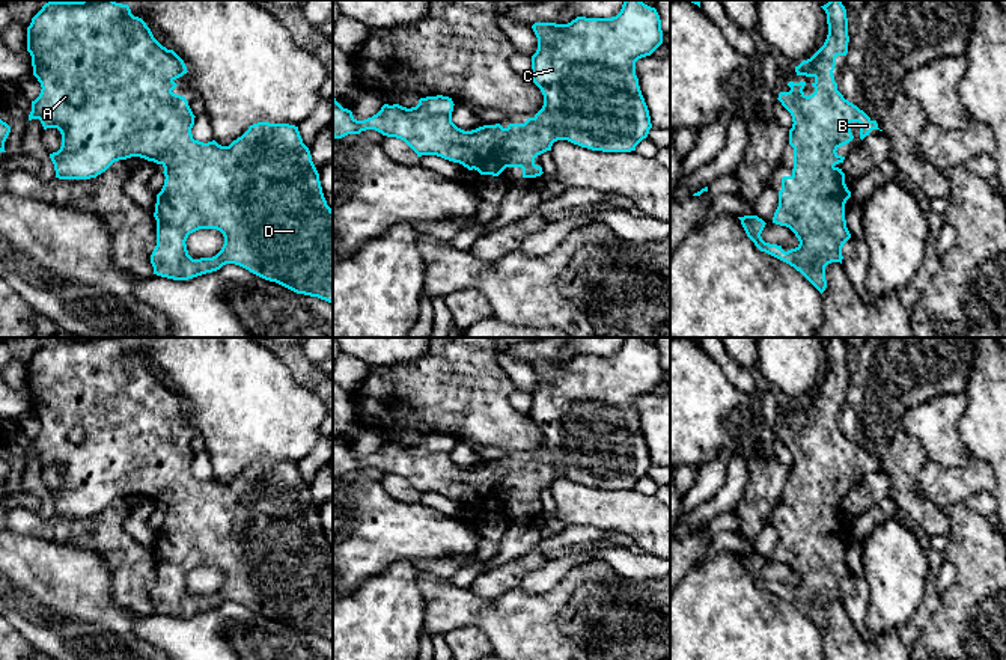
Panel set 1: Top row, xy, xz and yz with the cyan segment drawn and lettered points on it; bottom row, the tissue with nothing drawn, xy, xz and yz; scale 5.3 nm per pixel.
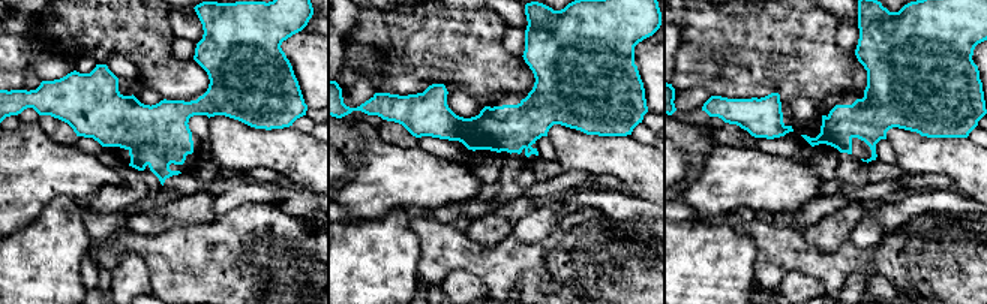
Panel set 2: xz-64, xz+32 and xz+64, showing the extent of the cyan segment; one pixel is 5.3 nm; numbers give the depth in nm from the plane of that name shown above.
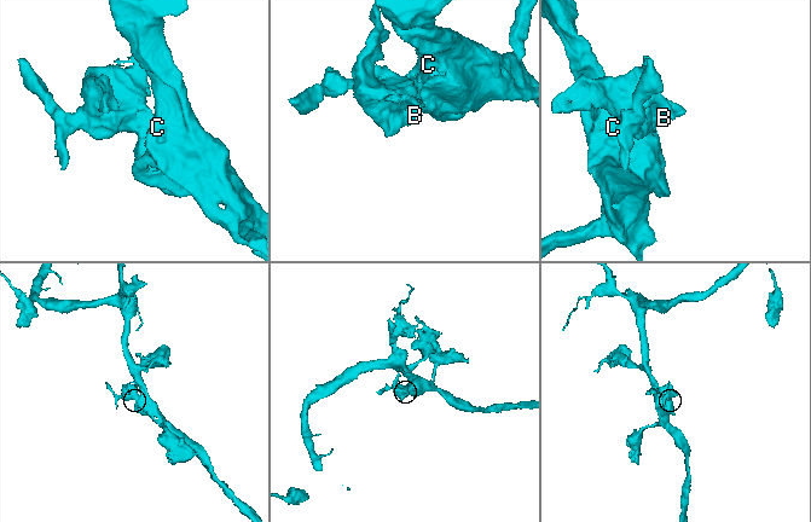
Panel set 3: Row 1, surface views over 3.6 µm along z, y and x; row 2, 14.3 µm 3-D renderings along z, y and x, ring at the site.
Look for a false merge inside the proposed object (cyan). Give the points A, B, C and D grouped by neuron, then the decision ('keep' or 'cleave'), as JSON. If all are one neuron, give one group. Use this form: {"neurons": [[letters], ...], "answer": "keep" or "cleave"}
{"neurons": [["A", "B", "C", "D"]], "answer": "keep"}

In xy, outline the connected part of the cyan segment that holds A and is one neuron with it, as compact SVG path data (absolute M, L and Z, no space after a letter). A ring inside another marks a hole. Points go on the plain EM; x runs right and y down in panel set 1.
M81 338L81 339L48 339L32 356L27 365L27 389L32 393L33 413L41 420L39 434L32 438L32 449L29 458L39 457L44 467L57 466L62 472L62 484L57 490L50 491L54 502L56 515L59 517L90 517L105 509L114 499L140 494L154 499L164 505L164 523L157 532L155 550L157 558L157 583L151 592L154 612L173 616L188 618L206 610L220 607L226 601L239 603L250 610L276 619L297 631L318 634L333 640L333 547L327 542L322 530L319 511L312 499L309 485L303 481L298 464L289 461L258 460L233 478L229 484L221 484L215 478L203 481L193 476L191 466L194 463L194 452L185 434L176 432L172 428L178 423L176 416L187 411L184 398L173 389L163 384L152 372L146 360L134 354L128 342L116 341L114 338ZM199 567L217 567L224 574L221 588L212 595L193 597L187 588L187 576Z

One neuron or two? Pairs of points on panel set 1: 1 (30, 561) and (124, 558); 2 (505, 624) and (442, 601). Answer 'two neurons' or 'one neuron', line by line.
1: two neurons
2: one neuron

